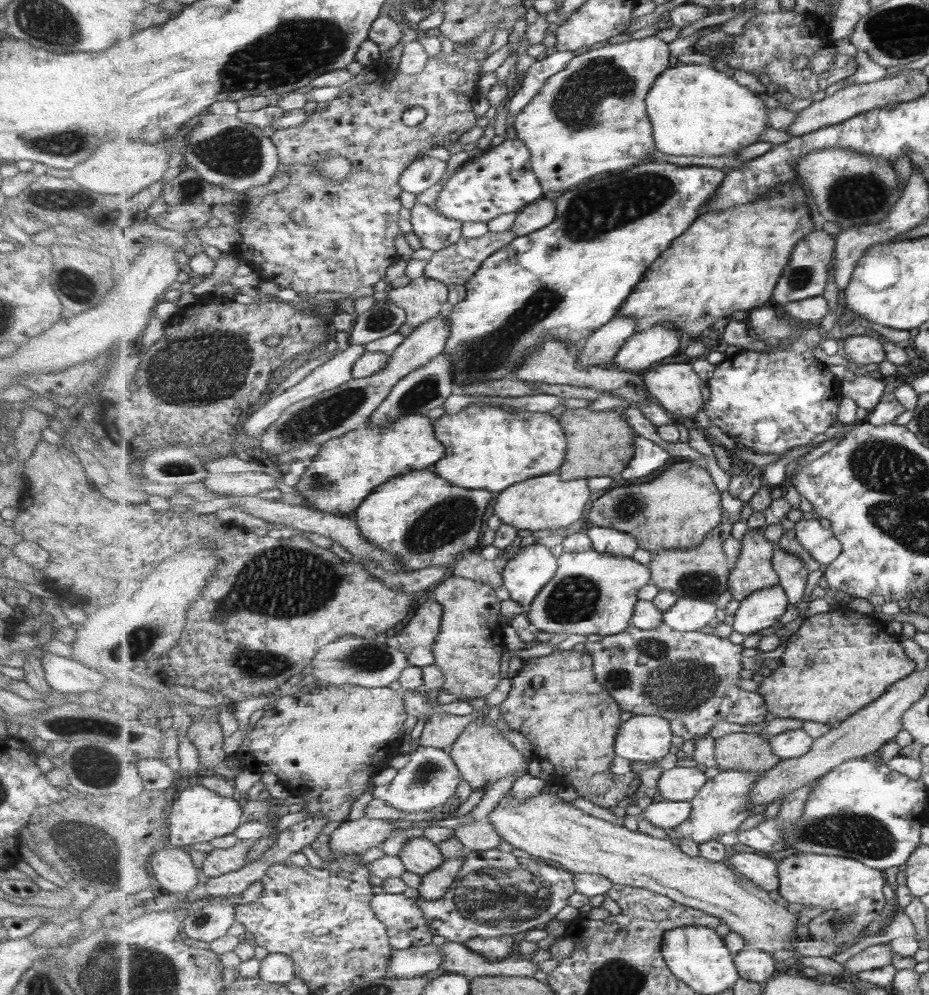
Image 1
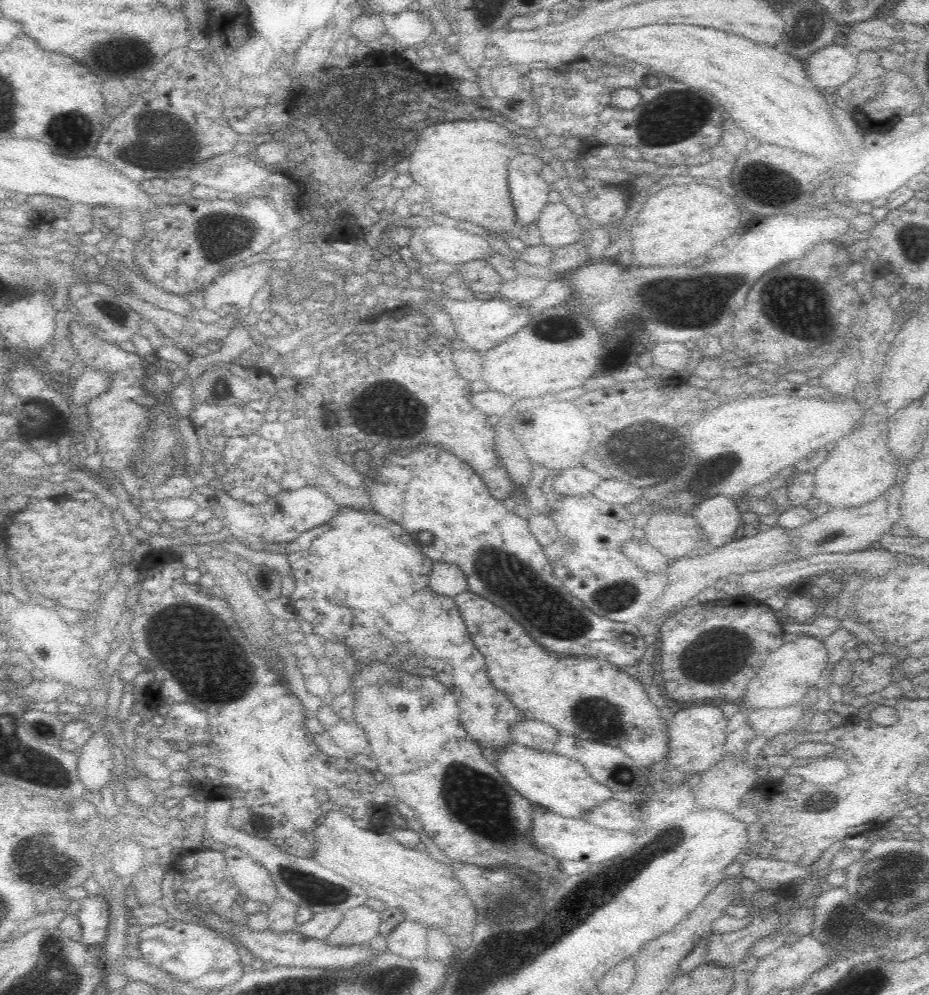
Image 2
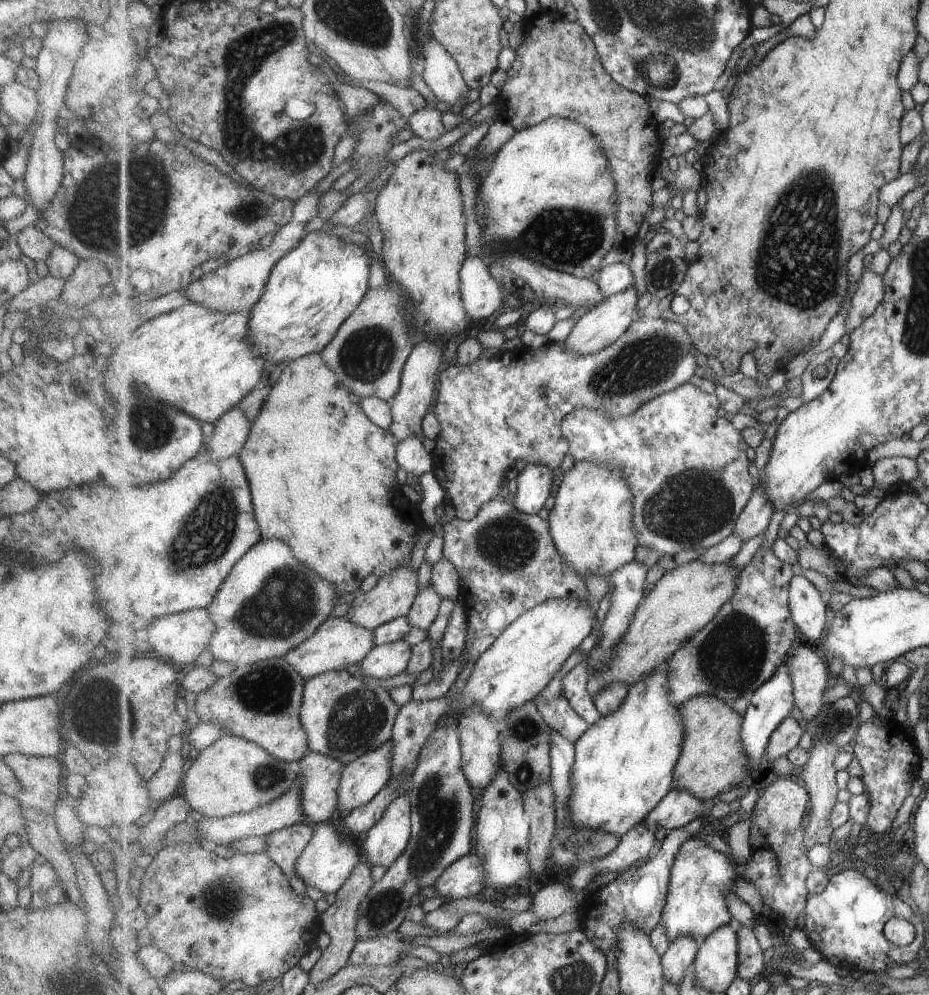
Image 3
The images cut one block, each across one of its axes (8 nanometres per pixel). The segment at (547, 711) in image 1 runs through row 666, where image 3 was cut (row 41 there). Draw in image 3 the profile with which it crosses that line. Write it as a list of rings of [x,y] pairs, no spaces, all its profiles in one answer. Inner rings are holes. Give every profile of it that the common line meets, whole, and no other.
[[[555,9],[541,10],[525,23],[524,40],[515,48],[515,60],[507,71],[507,80],[496,101],[497,110],[509,119],[517,131],[535,126],[551,117],[565,117],[585,125],[599,140],[610,160],[618,194],[618,243],[626,248],[634,244],[637,232],[654,202],[652,180],[659,166],[659,152],[663,140],[659,137],[659,120],[650,109],[650,99],[621,86],[605,68],[592,36],[579,21],[569,22]]]

